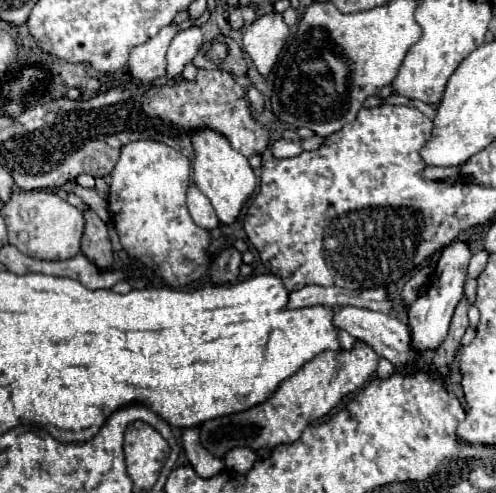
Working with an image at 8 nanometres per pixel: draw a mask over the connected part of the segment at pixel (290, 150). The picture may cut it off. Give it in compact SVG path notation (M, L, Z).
M283 138L271 144L271 151L277 159L290 158L299 155L303 149L296 142L288 142Z

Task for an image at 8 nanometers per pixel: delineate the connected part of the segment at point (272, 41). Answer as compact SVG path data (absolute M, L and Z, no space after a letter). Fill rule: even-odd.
M270 11L258 17L244 33L244 51L250 55L254 65L262 75L268 75L274 67L278 53L282 51L290 35L288 25L282 19L282 13Z

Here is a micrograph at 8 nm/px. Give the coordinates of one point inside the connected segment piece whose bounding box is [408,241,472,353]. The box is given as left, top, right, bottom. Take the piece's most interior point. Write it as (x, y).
(429, 316)

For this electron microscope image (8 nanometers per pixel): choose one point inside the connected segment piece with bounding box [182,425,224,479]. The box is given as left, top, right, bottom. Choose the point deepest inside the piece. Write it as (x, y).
(205, 464)

